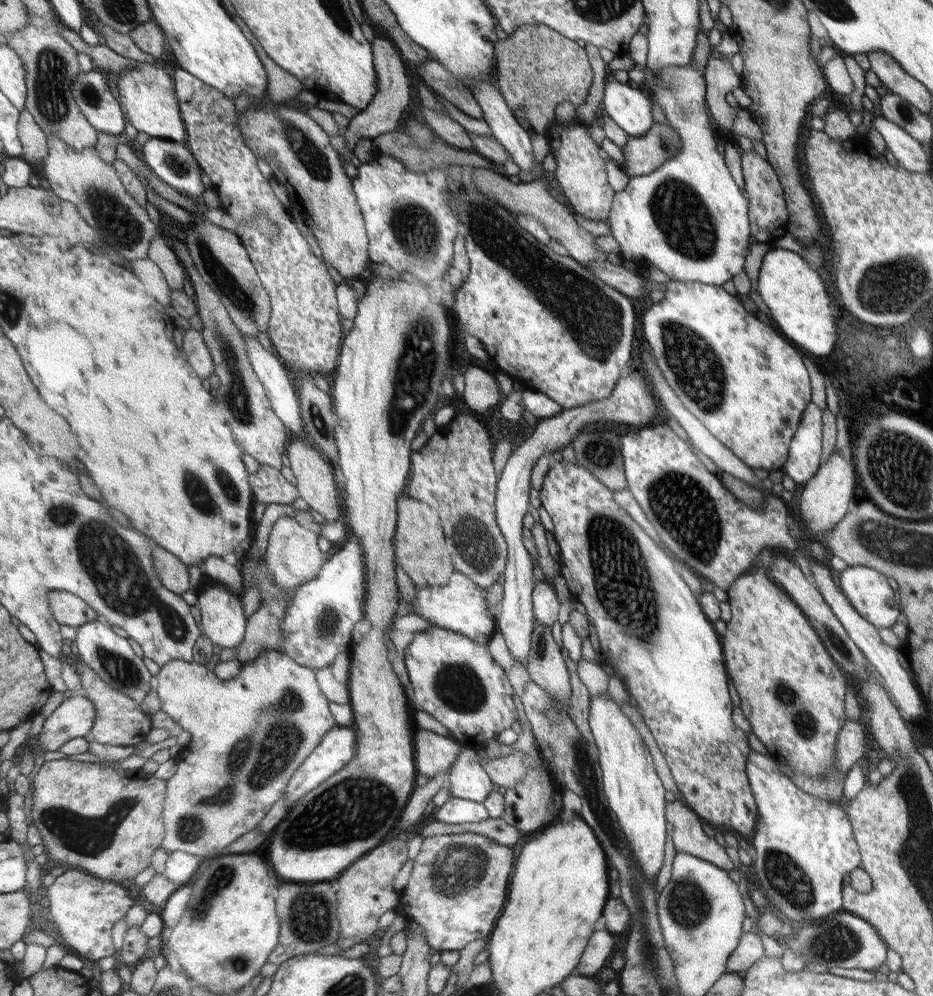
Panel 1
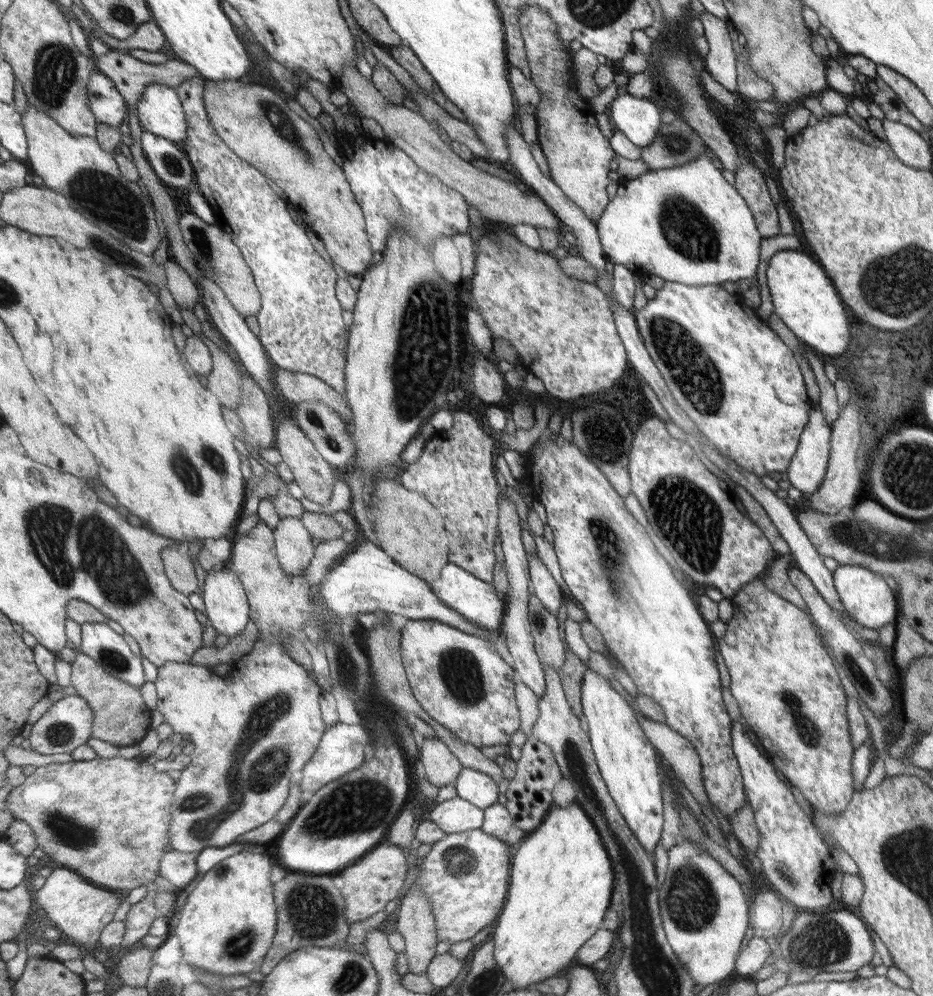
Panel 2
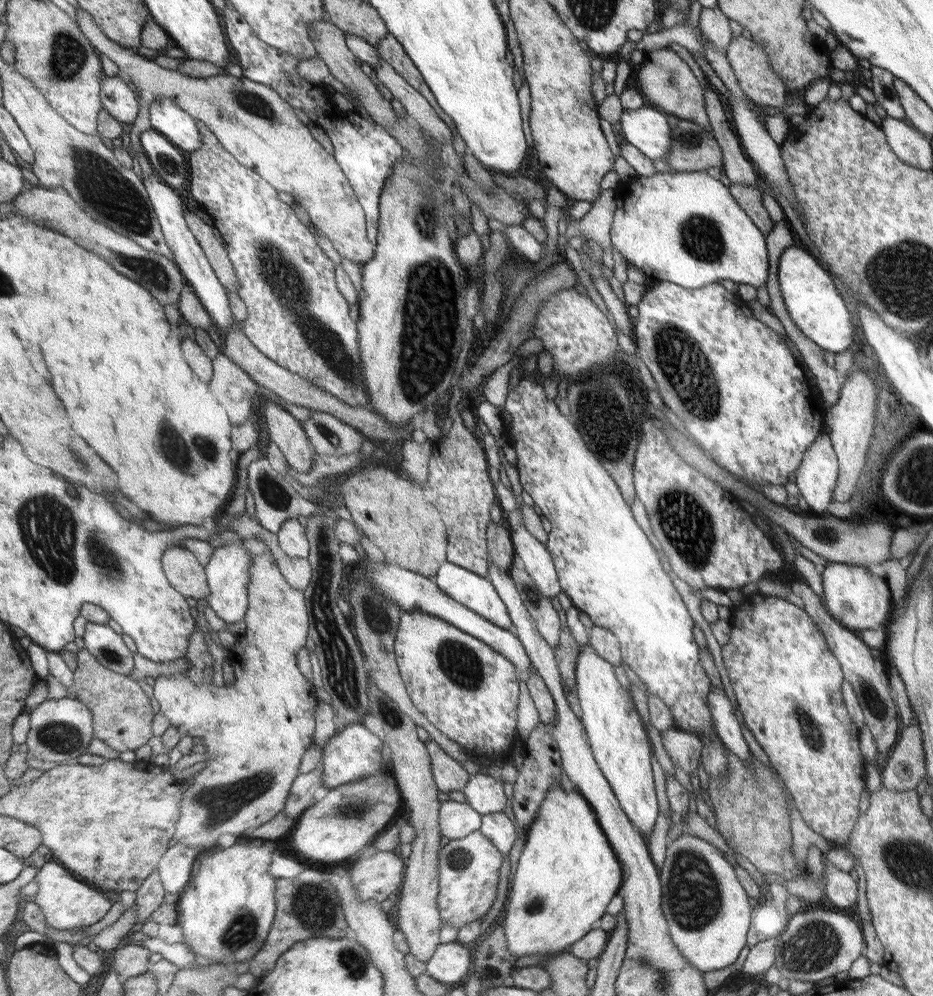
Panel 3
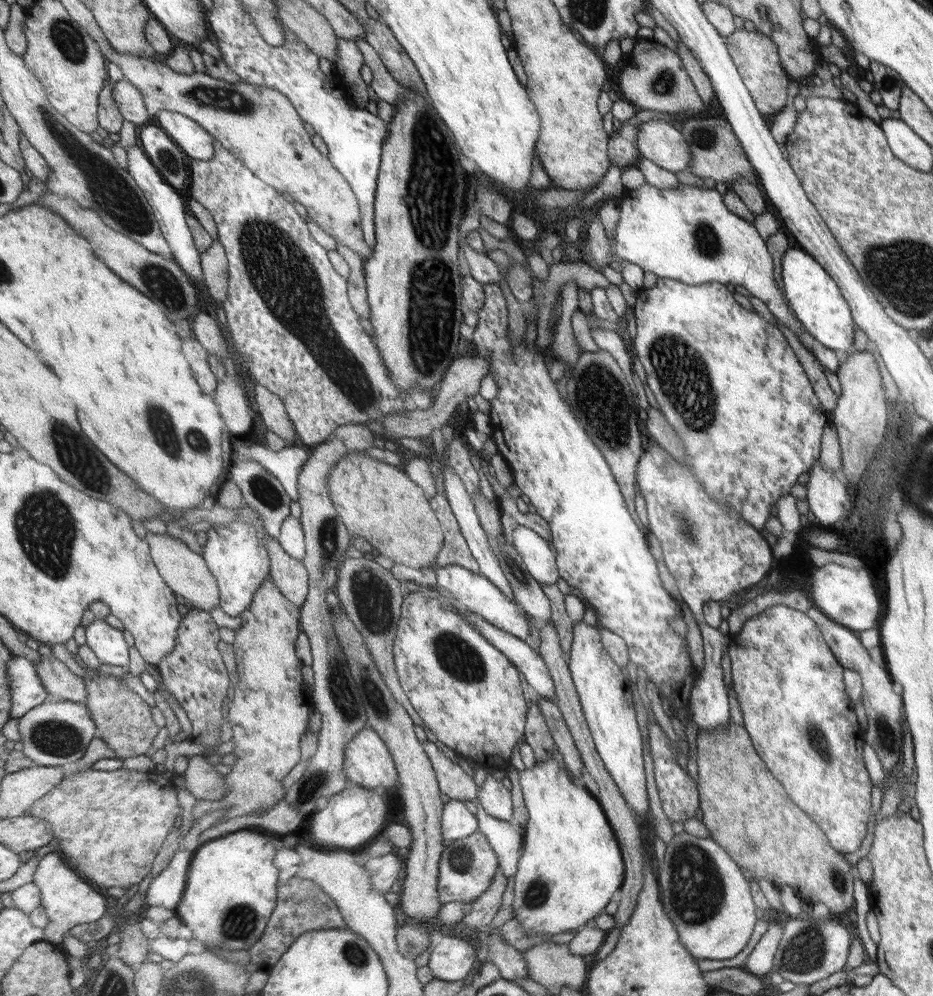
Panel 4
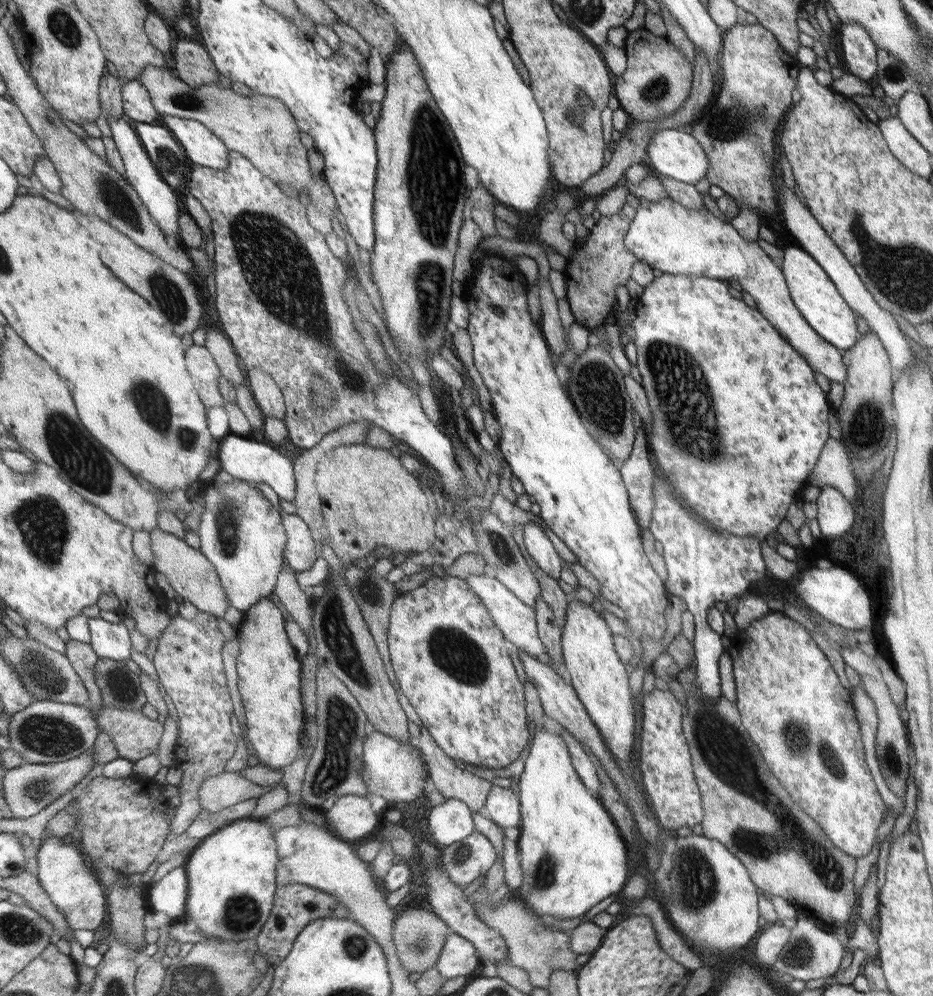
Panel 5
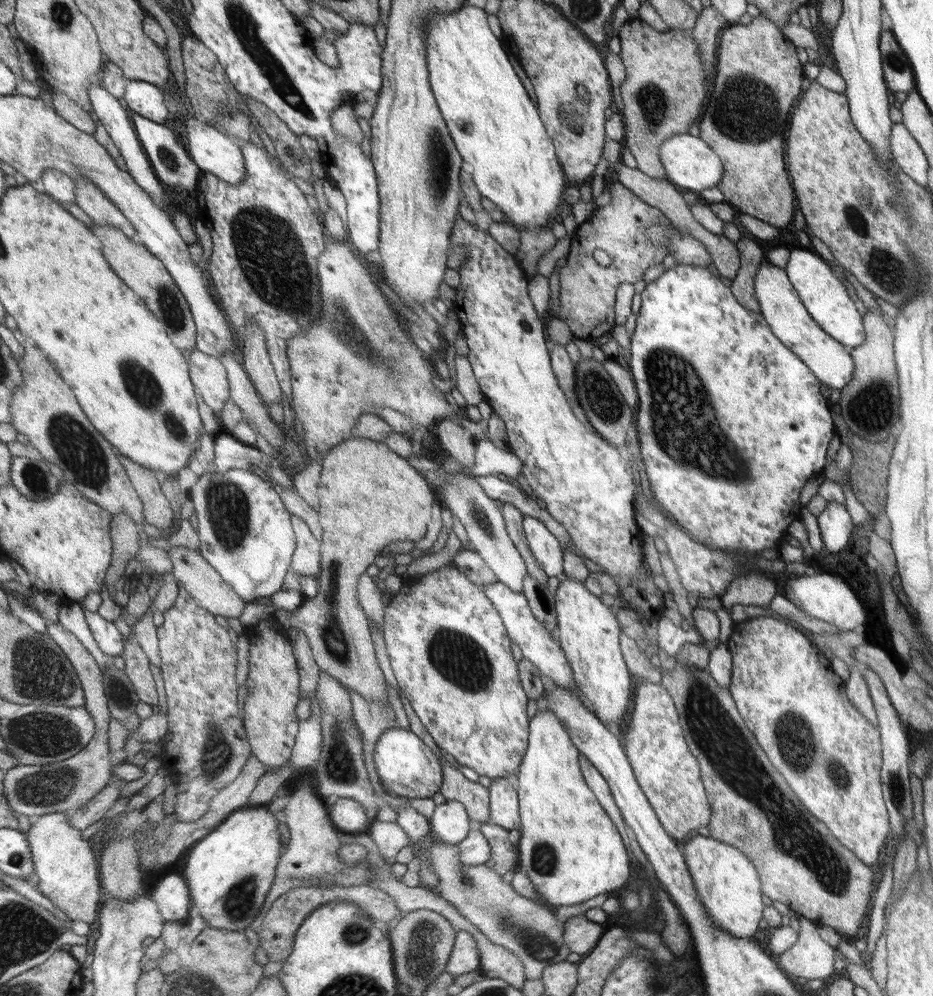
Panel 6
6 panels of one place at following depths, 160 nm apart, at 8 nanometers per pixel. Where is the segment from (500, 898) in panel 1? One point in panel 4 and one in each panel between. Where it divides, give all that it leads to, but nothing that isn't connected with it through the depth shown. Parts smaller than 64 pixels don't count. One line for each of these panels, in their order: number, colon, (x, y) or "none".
2: (464, 876)
3: (468, 867)
4: (468, 865)

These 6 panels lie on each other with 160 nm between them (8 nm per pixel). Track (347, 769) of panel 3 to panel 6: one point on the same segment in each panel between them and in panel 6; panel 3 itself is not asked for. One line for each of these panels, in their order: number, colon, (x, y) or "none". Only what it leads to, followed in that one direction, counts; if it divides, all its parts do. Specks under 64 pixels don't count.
4: (368, 763)
5: (395, 771)
6: (406, 767)

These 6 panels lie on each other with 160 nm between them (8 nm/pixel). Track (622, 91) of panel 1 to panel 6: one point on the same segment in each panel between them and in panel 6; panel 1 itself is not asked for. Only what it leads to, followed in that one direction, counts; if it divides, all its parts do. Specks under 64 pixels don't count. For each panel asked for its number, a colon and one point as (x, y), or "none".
2: (637, 119)
3: (645, 129)
4: (657, 141)
5: (674, 154)
6: (690, 164)

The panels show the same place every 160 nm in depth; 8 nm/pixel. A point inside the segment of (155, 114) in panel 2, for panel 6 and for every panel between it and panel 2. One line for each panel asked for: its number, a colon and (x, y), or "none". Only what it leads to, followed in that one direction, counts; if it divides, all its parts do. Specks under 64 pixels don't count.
3: (168, 118)
4: (197, 142)
5: (204, 148)
6: (214, 152)

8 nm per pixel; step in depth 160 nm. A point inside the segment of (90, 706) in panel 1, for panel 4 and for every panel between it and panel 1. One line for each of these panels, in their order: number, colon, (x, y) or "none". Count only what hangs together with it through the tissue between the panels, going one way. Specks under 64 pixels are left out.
2: (67, 725)
3: (62, 729)
4: (56, 732)

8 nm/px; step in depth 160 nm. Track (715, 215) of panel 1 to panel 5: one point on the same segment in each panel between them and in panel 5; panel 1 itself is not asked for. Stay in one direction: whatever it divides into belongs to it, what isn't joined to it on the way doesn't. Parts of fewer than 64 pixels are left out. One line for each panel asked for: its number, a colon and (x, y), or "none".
2: (685, 224)
3: (685, 228)
4: (685, 233)
5: (666, 236)

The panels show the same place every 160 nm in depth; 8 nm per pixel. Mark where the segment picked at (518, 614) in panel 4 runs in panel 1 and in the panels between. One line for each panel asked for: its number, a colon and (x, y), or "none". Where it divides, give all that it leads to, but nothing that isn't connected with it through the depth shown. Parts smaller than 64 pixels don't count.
1: (459, 606)
2: (476, 600)
3: (477, 593)

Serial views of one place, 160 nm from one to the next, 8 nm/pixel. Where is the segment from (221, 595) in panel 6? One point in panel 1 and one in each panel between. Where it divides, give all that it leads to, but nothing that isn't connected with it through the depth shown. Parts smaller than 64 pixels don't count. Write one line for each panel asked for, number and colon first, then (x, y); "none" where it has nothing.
1: (174, 573)
2: (180, 569)
3: (184, 570)
4: (184, 570)
5: (188, 570)

